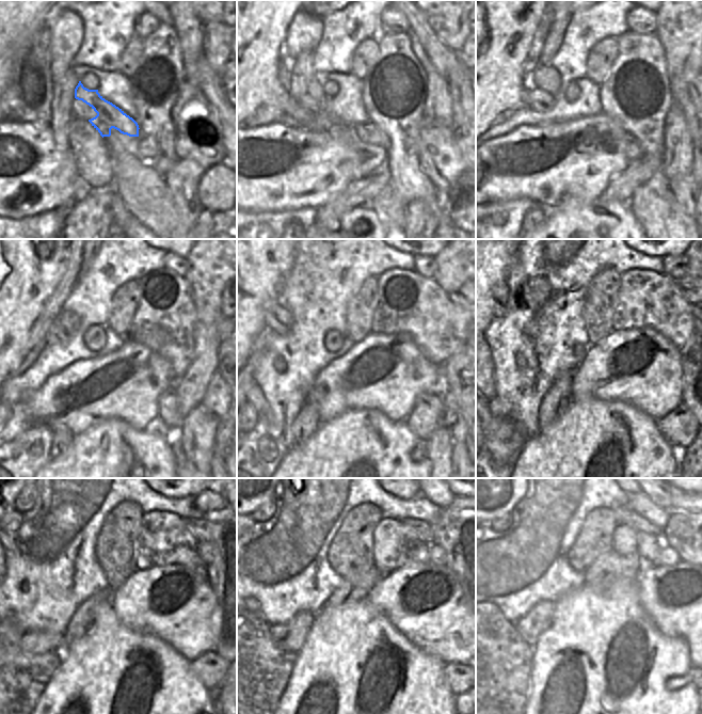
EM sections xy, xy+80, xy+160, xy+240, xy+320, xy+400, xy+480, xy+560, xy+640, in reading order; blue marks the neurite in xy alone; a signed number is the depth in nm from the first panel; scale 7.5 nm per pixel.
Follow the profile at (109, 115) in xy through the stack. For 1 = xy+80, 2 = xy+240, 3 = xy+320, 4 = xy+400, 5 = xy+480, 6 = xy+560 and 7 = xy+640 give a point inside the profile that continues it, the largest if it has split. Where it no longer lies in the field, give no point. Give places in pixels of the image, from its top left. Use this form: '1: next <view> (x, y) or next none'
1: next xy+80 (368, 132)
2: next xy+240 (168, 405)
3: next xy+320 (423, 421)
4: next xy+400 (680, 427)
5: next xy+480 (210, 668)
6: next xy+560 (453, 672)
7: next xy+640 (692, 671)

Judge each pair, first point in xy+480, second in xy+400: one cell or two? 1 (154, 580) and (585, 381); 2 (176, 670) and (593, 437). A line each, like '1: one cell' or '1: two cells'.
1: one cell
2: one cell

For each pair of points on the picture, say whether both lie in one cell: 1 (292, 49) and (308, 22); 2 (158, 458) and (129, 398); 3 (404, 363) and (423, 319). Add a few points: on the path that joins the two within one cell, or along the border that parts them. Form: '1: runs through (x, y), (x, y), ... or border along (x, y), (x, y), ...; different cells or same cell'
1: runs through (296, 43), (305, 29); same cell
2: border along (121, 419), (136, 428), (144, 429); different cells
3: border along (389, 332), (405, 333), (429, 360); different cells

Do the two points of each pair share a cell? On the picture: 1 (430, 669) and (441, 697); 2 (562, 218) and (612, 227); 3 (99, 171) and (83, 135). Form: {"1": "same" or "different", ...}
{"1": "same", "2": "same", "3": "same"}

